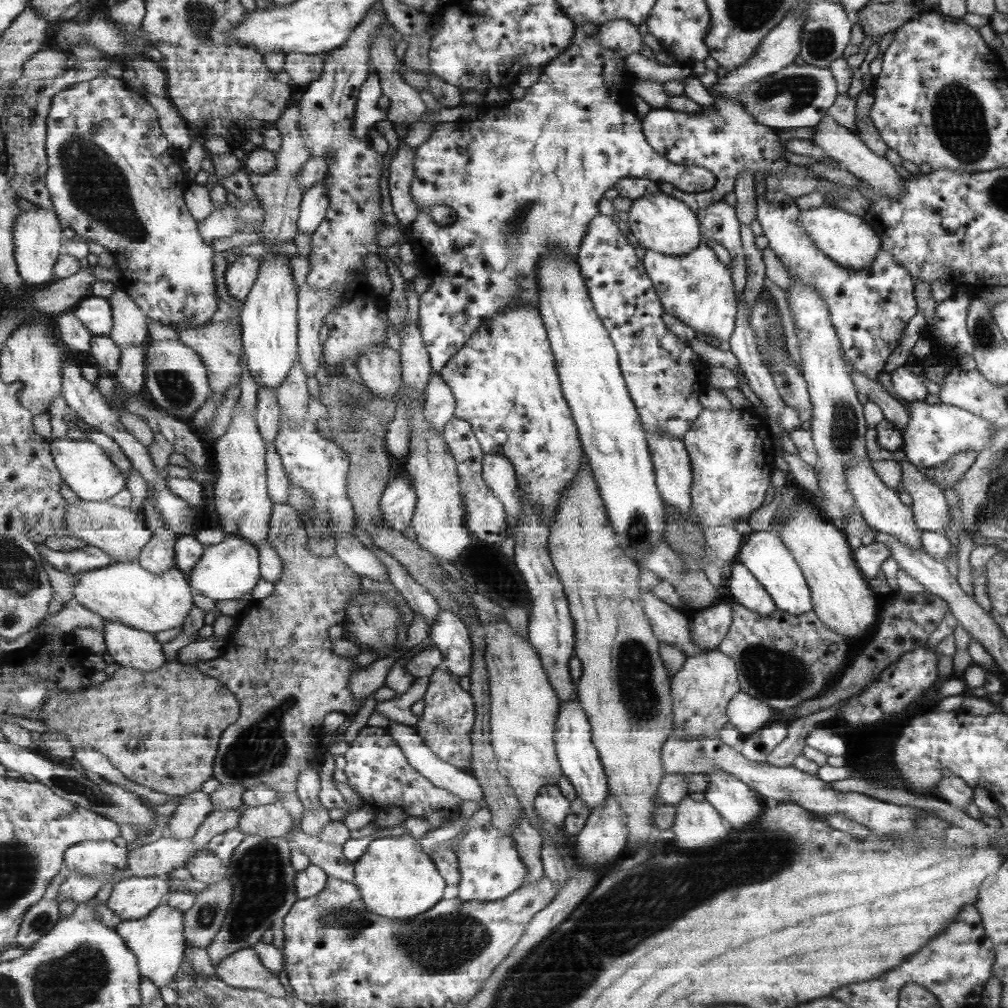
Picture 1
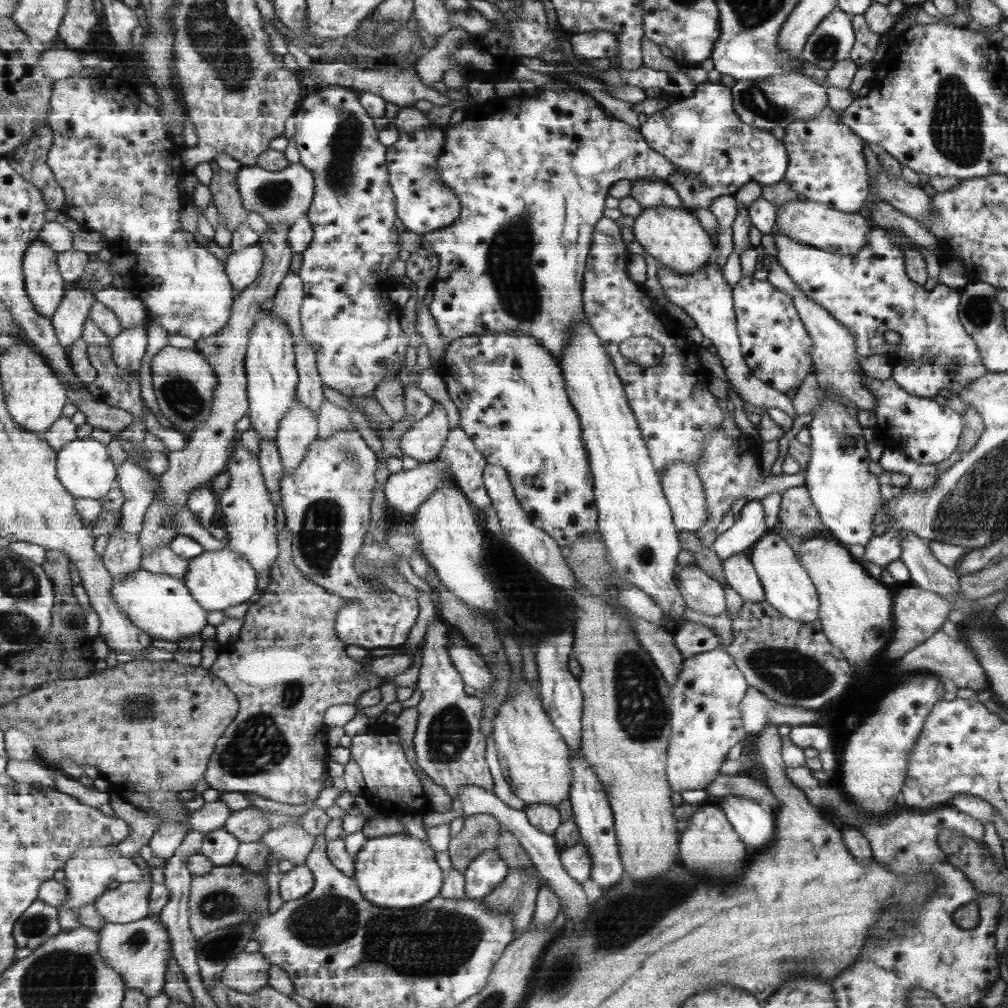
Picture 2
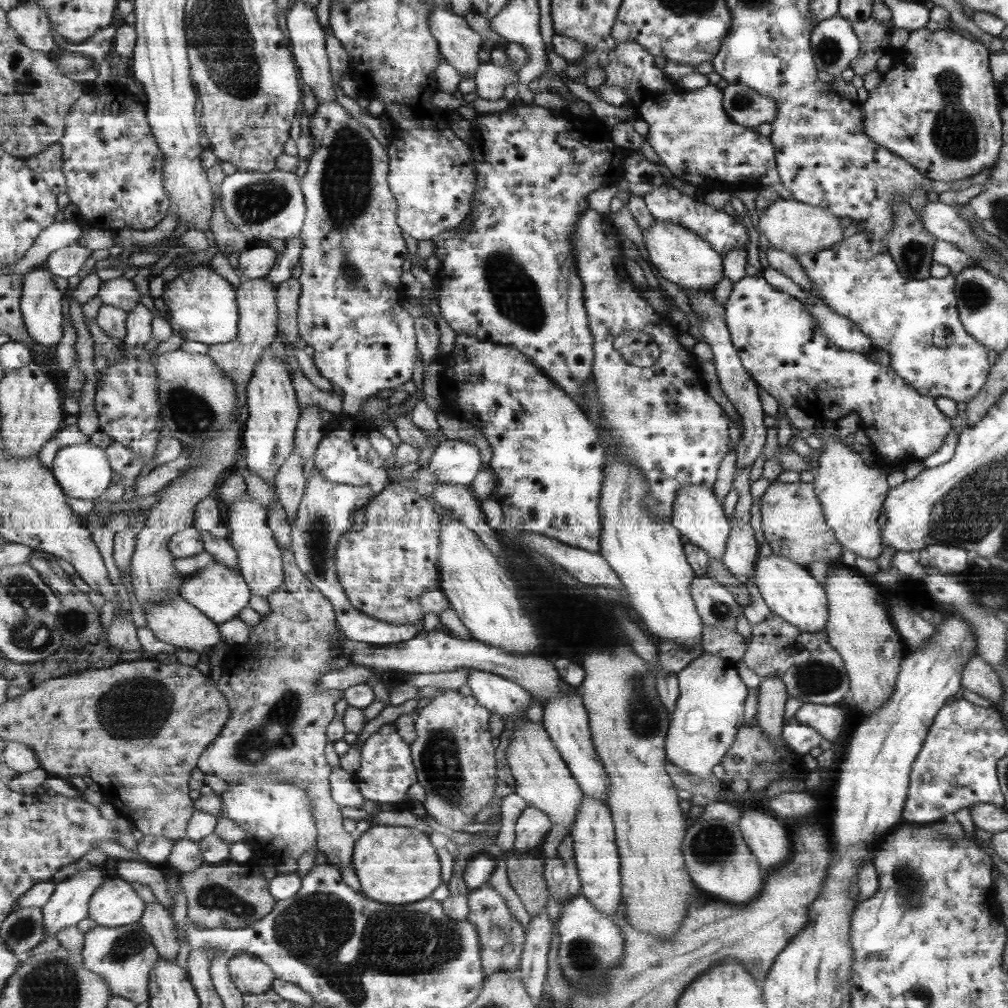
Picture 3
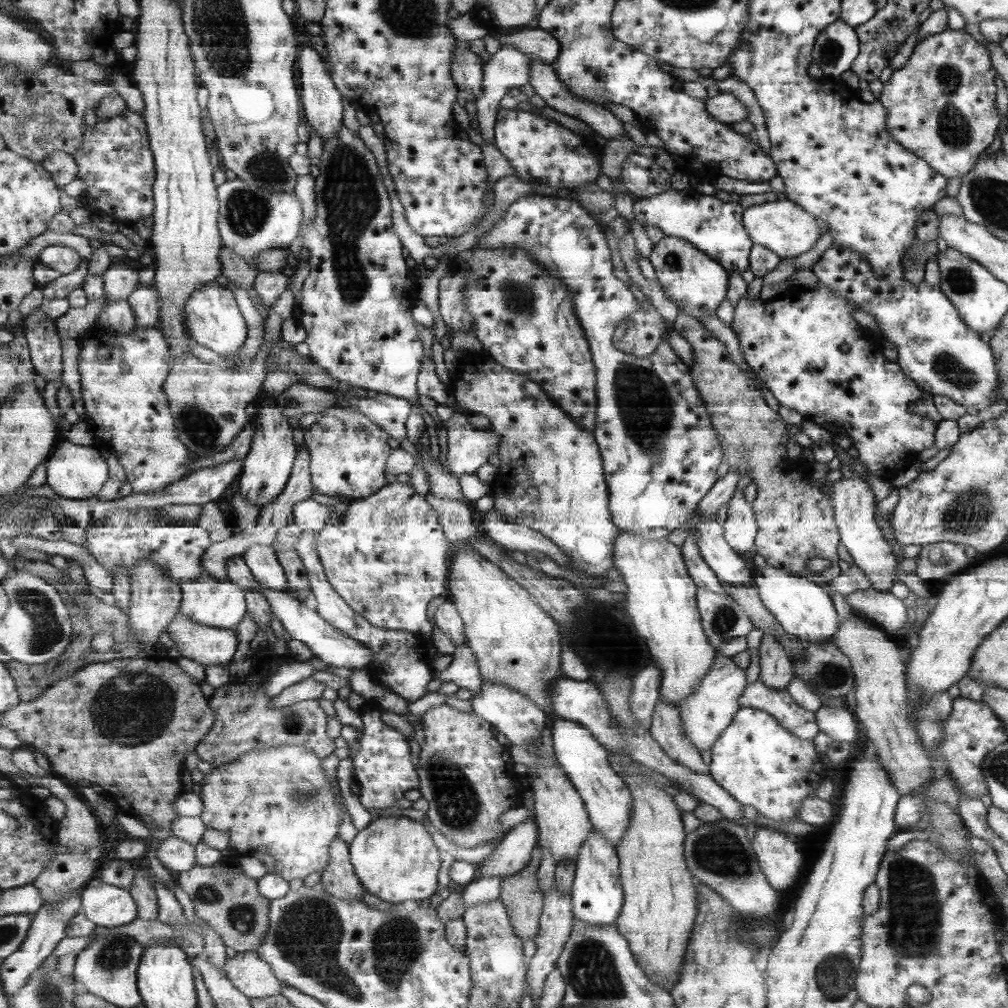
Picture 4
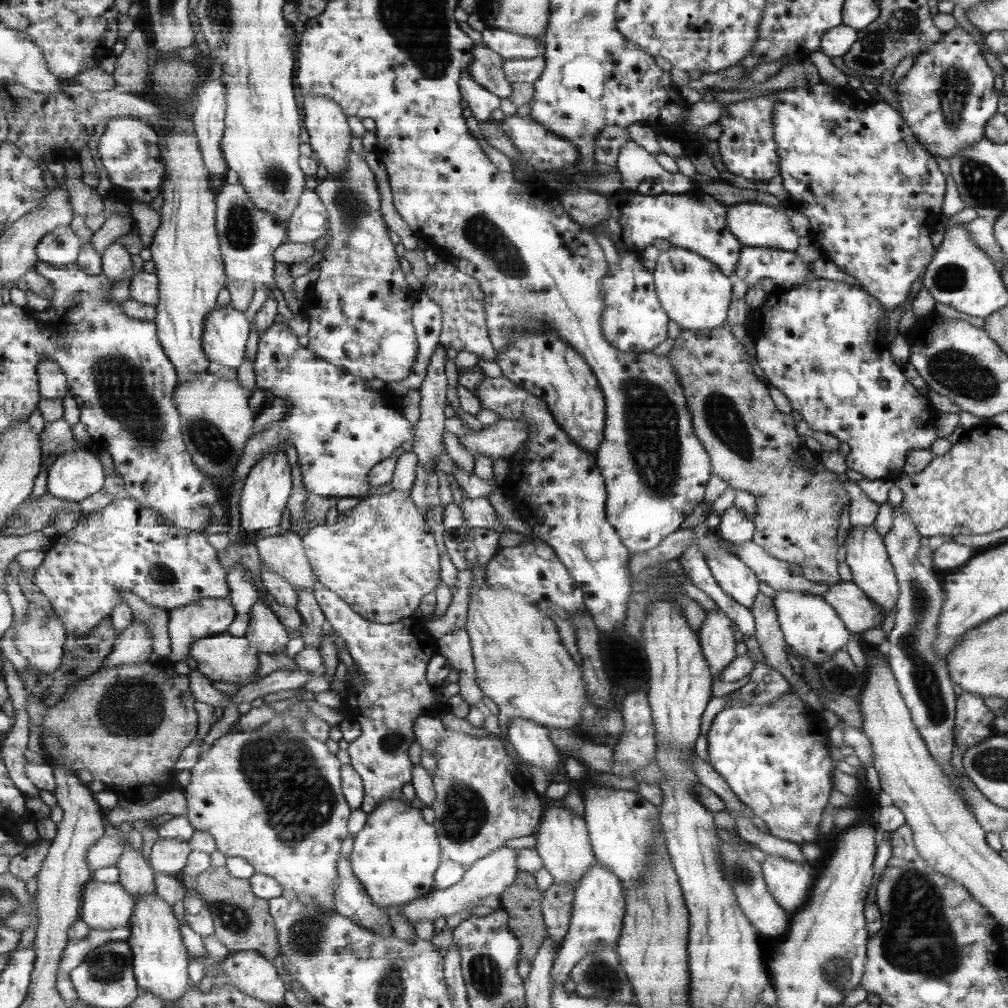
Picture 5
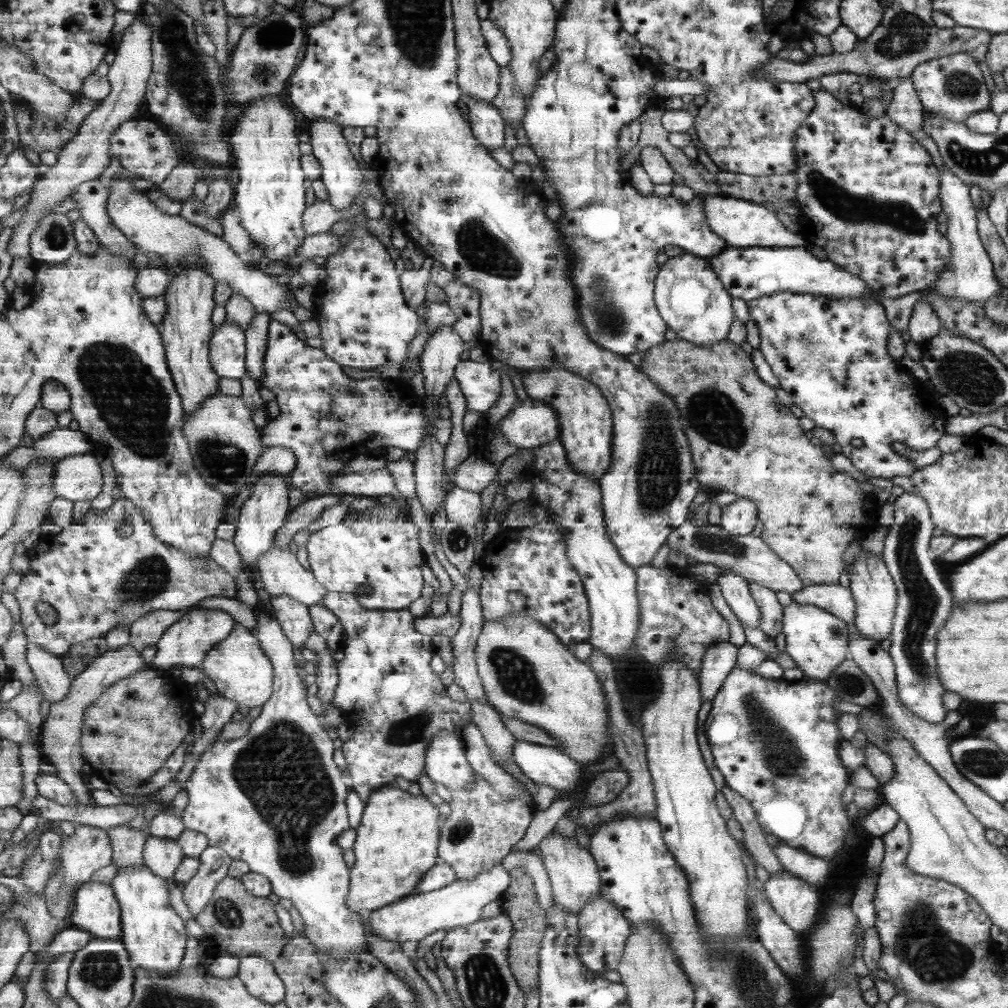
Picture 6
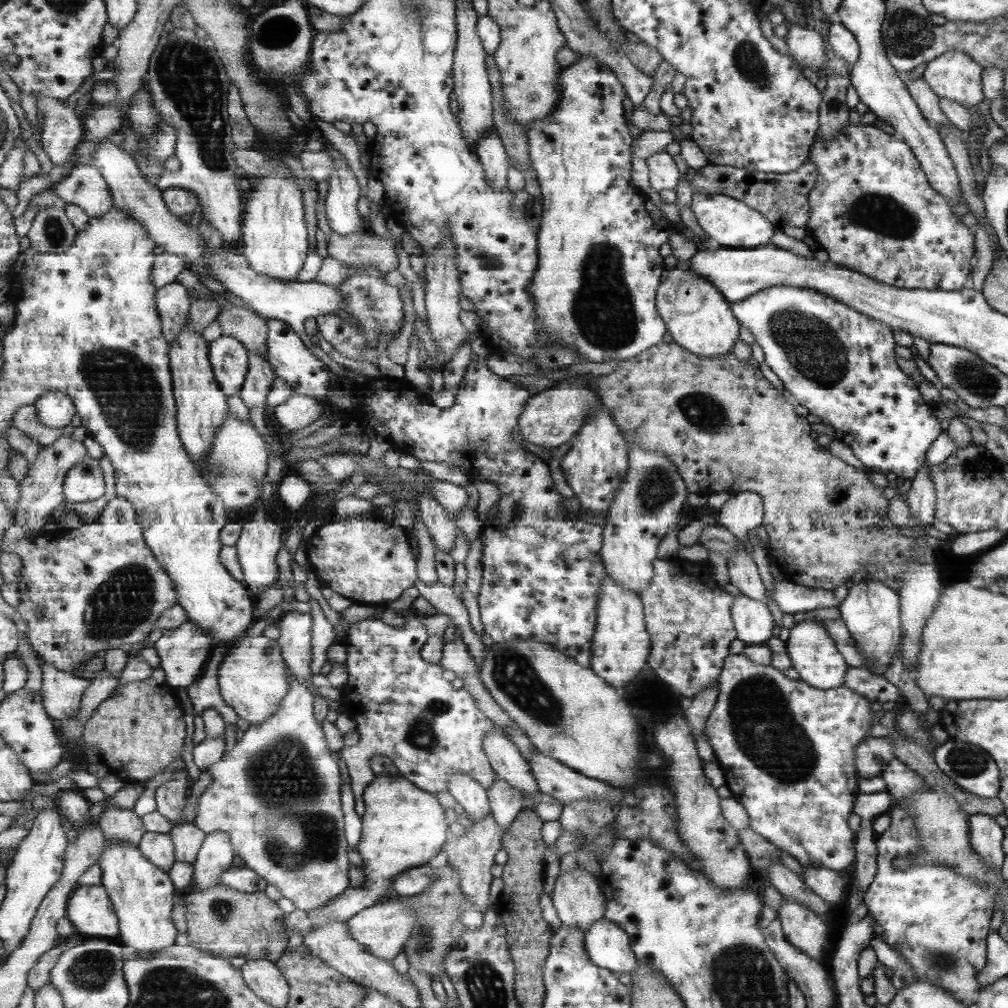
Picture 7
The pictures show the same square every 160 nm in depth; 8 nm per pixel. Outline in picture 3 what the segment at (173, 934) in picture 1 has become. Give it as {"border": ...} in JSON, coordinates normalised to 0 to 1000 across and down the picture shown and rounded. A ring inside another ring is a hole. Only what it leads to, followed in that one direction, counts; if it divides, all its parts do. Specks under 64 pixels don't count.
{"border":[[[139,915],[112,921],[96,918],[96,921],[84,927],[82,947],[84,959],[107,974],[112,989],[120,988],[136,996],[147,994],[150,964],[160,948],[151,929]]]}

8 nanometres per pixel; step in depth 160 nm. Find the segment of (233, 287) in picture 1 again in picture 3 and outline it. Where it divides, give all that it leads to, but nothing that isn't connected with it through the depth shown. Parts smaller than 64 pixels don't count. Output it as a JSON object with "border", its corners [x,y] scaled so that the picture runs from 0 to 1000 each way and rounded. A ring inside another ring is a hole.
{"border":[[[248,243],[232,258],[236,260],[236,274],[246,276],[246,280],[265,276],[275,261],[275,254],[276,251],[266,243]]]}

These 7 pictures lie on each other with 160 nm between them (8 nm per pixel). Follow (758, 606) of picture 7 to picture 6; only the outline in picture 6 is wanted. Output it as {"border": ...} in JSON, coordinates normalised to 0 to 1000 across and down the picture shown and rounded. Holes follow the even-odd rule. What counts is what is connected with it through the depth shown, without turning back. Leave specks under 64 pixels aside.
{"border":[[[722,563],[715,564],[719,566],[711,572],[709,578],[713,581],[721,601],[723,601],[736,623],[750,623],[754,619],[754,604],[750,600],[750,596],[746,593],[746,590],[743,589],[742,577],[739,573],[733,569],[729,569]]]}

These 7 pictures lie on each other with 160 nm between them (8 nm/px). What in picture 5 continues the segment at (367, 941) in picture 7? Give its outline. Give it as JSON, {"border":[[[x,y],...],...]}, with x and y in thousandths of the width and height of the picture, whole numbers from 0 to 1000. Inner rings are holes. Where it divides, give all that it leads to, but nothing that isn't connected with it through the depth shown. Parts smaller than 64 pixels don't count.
{"border":[[[500,839],[494,841],[491,845],[485,847],[477,853],[473,853],[471,857],[464,860],[461,869],[451,879],[442,881],[441,883],[432,883],[424,889],[418,890],[408,896],[400,899],[399,907],[404,910],[408,917],[426,913],[432,915],[434,911],[443,911],[455,907],[466,901],[468,897],[472,897],[474,893],[480,893],[485,889],[497,889],[509,876],[513,873],[513,842]]]}

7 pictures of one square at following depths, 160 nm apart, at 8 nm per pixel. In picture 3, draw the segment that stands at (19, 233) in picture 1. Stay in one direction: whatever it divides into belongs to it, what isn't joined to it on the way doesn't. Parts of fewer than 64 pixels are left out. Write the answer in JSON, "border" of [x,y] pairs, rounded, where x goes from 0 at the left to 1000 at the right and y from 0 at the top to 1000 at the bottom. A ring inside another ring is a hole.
{"border":[[[47,262],[37,265],[23,274],[24,285],[22,294],[22,311],[24,312],[25,324],[29,325],[29,332],[47,347],[57,344],[63,335],[64,310],[63,310],[63,293],[53,279],[53,272],[48,270]]]}

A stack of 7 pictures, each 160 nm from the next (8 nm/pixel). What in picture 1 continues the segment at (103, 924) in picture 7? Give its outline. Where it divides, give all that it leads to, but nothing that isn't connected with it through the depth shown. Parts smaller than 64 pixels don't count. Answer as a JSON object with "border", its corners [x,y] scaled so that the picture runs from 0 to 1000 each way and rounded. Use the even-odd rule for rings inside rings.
{"border":[[[168,867],[131,869],[113,878],[106,898],[122,914],[146,911],[169,886]]]}

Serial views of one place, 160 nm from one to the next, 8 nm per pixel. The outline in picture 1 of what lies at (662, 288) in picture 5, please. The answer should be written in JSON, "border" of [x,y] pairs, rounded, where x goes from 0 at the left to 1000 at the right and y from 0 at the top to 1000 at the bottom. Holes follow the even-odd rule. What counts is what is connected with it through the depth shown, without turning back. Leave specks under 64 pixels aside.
{"border":[[[662,189],[632,197],[623,213],[623,224],[628,238],[642,248],[660,253],[680,254],[691,248],[691,244],[699,238],[691,210],[682,201],[663,193]]]}

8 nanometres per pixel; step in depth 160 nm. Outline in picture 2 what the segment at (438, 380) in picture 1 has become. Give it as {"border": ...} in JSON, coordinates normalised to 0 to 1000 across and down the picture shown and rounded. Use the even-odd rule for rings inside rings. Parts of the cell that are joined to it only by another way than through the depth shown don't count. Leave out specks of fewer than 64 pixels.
{"border":[[[433,400],[426,413],[412,418],[411,424],[400,432],[398,444],[403,452],[416,459],[427,459],[436,454],[444,438],[446,427],[443,409]]]}

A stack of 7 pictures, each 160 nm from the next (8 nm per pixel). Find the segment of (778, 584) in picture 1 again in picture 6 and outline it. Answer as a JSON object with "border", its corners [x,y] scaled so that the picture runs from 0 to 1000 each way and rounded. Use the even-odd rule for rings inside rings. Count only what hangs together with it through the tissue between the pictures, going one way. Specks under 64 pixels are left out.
{"border":[[[785,596],[778,602],[776,628],[779,636],[776,649],[803,675],[820,676],[825,667],[842,653],[838,616],[806,599]]]}

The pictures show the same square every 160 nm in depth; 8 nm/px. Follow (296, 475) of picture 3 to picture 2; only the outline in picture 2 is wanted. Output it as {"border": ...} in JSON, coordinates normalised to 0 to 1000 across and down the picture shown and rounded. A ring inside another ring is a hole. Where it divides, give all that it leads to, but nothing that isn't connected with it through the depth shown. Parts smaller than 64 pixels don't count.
{"border":[[[296,393],[294,402],[280,416],[276,429],[277,450],[282,466],[295,466],[302,459],[316,429],[316,413],[302,404]]]}

